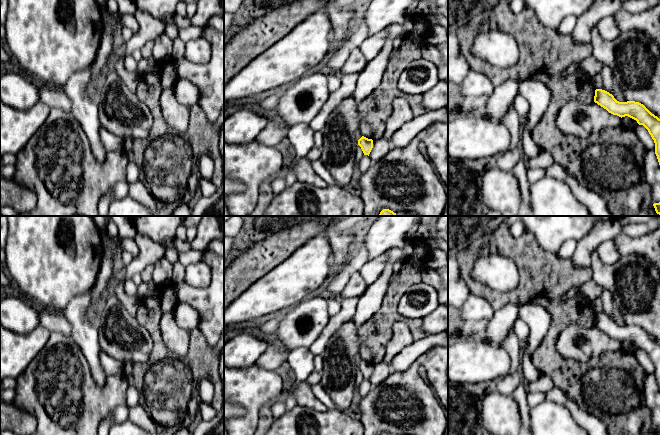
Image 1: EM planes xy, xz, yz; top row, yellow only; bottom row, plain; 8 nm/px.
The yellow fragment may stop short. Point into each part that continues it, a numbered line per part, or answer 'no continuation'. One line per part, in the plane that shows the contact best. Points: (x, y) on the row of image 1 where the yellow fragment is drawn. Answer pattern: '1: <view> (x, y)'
no continuation

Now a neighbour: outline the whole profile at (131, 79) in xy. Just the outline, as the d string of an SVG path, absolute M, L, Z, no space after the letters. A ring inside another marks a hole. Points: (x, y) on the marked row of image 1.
M124 58L118 61L114 70L120 77L120 79L125 83L125 85L133 92L136 93L137 85L139 82L140 74L135 72L129 72L124 67Z

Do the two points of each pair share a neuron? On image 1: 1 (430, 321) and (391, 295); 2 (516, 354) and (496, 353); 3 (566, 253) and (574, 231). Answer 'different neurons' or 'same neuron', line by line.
1: different neurons
2: different neurons
3: different neurons

